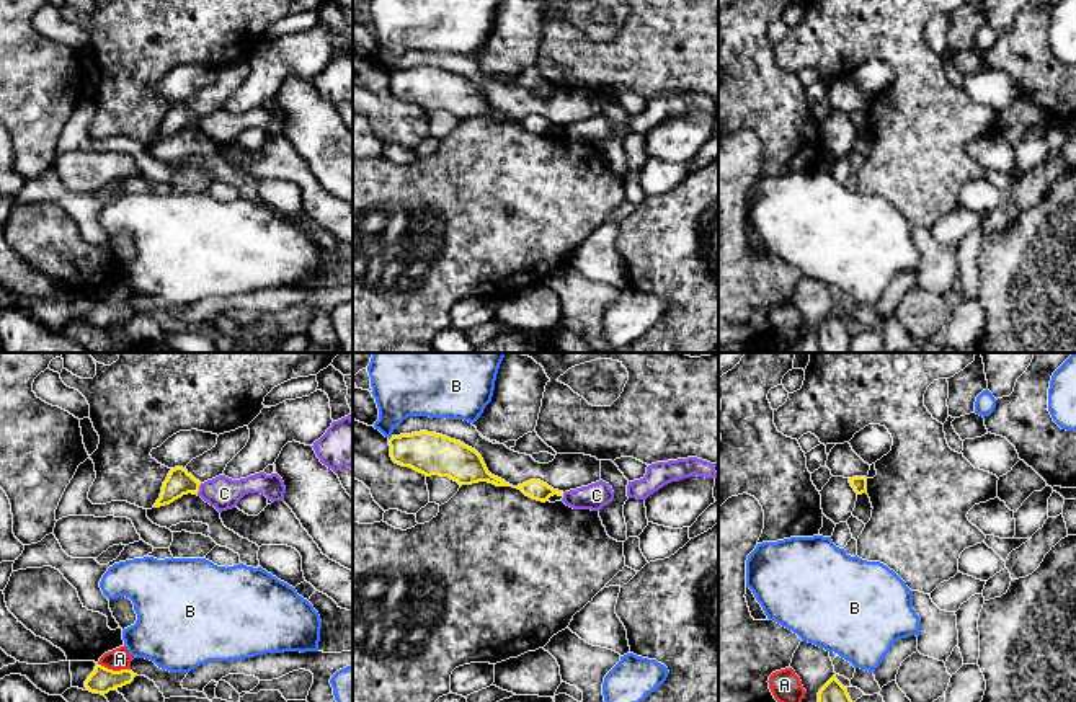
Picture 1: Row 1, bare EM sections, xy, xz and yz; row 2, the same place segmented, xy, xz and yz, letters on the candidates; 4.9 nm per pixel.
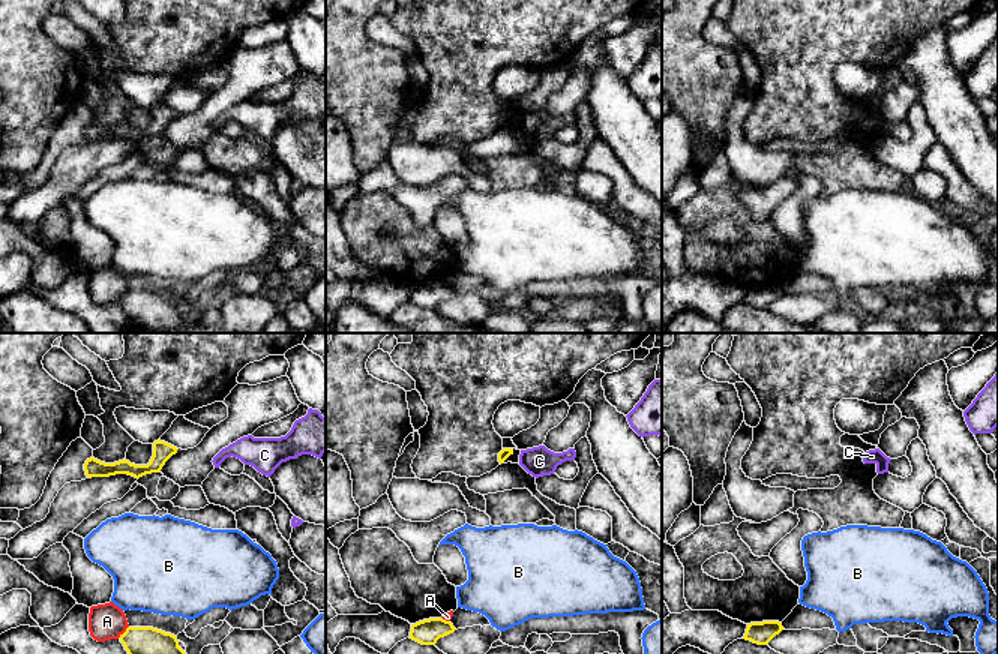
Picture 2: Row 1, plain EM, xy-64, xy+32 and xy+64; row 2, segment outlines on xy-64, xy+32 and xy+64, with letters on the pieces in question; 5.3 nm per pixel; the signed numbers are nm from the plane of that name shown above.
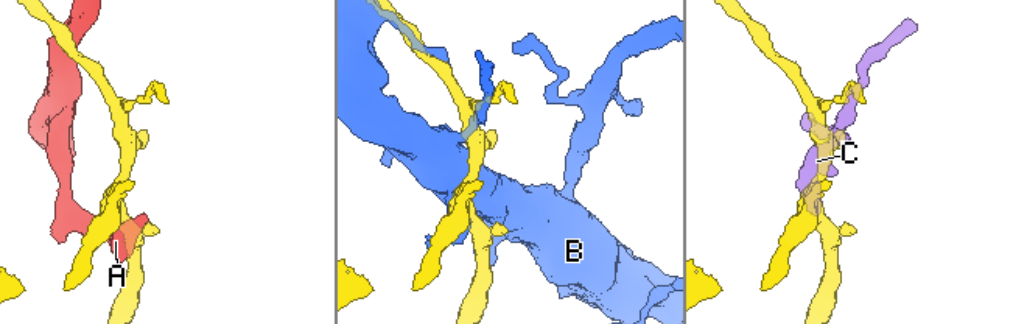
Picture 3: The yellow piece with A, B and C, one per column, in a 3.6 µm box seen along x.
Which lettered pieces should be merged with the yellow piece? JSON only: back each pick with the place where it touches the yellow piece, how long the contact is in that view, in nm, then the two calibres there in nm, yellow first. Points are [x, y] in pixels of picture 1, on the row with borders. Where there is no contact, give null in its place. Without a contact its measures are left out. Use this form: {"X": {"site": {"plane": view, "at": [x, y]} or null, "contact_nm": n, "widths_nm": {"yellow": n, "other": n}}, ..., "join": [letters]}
{"join": []}

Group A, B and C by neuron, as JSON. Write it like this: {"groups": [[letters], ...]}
{"groups": [["A"], ["B"], ["C"]]}

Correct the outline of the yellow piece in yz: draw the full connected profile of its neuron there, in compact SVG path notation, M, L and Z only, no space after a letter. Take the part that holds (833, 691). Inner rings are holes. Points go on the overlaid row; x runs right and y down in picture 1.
M833 676L818 692L818 702L852 702L847 687Z

